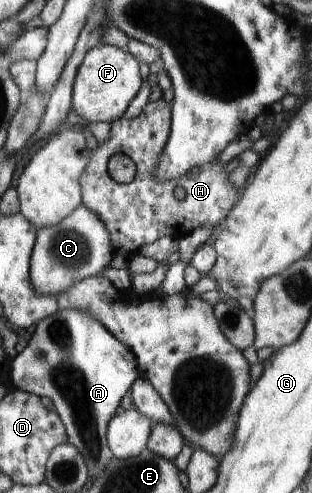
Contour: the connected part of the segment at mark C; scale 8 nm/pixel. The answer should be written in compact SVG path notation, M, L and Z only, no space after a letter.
M79 205L59 225L45 227L37 232L31 253L31 285L37 295L57 295L73 287L87 277L96 277L104 272L113 259L113 249L107 227L97 215L84 205Z

